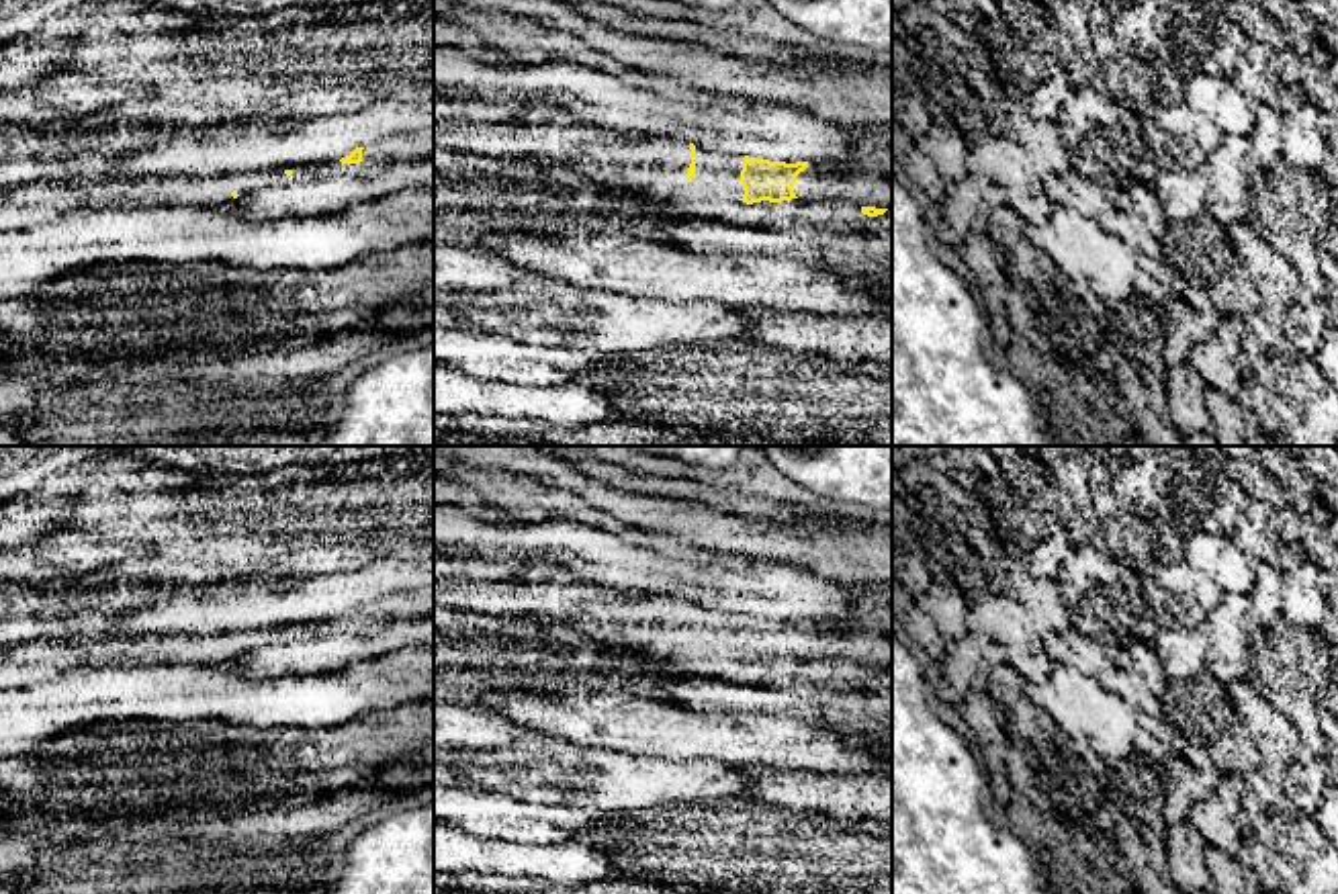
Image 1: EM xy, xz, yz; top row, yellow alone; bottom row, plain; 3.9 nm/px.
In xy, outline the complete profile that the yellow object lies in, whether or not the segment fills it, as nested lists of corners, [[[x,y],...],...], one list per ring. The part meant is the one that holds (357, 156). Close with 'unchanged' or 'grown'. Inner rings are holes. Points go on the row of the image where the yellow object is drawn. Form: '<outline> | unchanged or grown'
[[[417,131],[409,137],[391,137],[366,147],[356,147],[340,162],[364,164],[376,172],[381,166],[391,162],[423,160],[430,155],[434,155],[434,131]]] | grown

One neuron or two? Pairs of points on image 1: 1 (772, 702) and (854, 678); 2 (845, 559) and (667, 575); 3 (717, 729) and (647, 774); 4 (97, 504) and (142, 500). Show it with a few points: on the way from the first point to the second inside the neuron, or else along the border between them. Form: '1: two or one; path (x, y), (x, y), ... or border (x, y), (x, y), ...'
1: two; border (772, 688), (778, 690)
2: two; border (803, 565), (850, 582)
3: two; border (622, 751), (690, 762)
4: one; path (107, 506), (131, 506)

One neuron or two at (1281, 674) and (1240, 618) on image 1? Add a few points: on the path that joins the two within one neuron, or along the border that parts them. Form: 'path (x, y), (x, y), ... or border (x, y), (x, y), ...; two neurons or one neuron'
path (1273, 659), (1246, 633); one neuron

